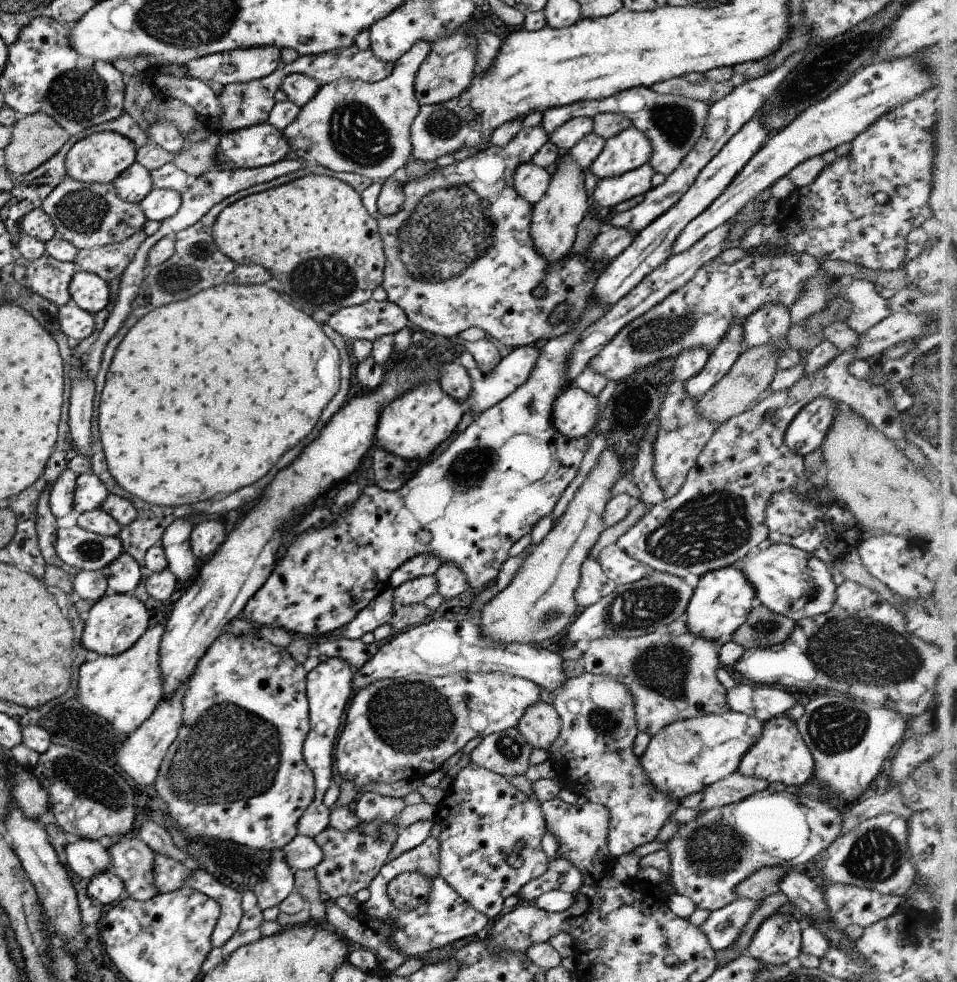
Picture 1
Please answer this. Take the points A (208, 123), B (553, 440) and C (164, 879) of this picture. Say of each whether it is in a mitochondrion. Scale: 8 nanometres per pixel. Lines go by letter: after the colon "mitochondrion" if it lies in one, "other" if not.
A: other
B: other
C: other

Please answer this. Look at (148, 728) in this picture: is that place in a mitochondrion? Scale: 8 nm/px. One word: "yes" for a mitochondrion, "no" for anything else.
no

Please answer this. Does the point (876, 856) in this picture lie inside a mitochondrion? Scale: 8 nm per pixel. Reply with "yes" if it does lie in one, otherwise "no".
yes

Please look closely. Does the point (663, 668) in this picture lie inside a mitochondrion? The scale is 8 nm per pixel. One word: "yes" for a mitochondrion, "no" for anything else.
yes

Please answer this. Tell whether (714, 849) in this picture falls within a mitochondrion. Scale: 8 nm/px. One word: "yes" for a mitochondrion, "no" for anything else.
yes

